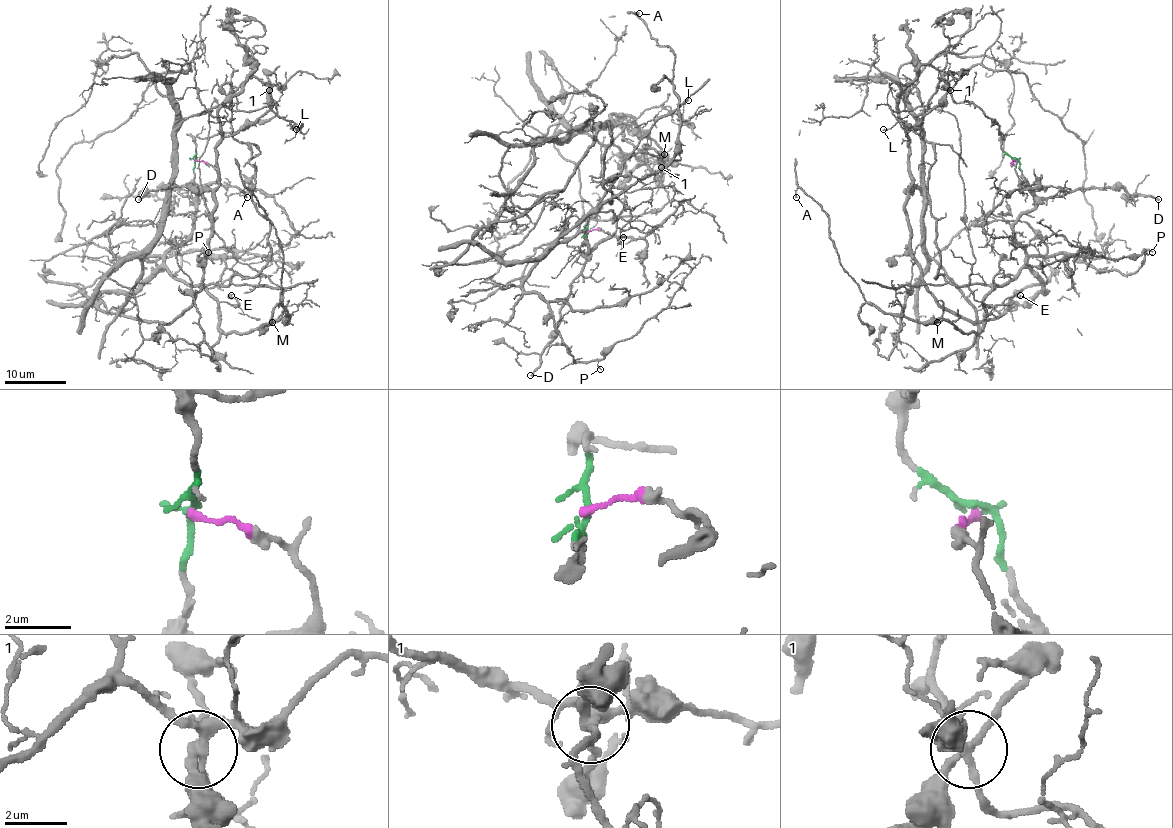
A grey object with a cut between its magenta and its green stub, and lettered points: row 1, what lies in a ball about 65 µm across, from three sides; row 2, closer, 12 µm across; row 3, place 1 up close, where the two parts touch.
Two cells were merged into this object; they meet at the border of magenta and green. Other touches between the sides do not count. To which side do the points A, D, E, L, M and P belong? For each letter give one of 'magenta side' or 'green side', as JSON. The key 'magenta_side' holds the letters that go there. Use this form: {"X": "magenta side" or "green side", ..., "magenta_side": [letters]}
{"A": "magenta side", "D": "magenta side", "E": "magenta side", "L": "green side", "M": "magenta side", "P": "magenta side", "magenta_side": ["A", "D", "E", "M", "P"]}

